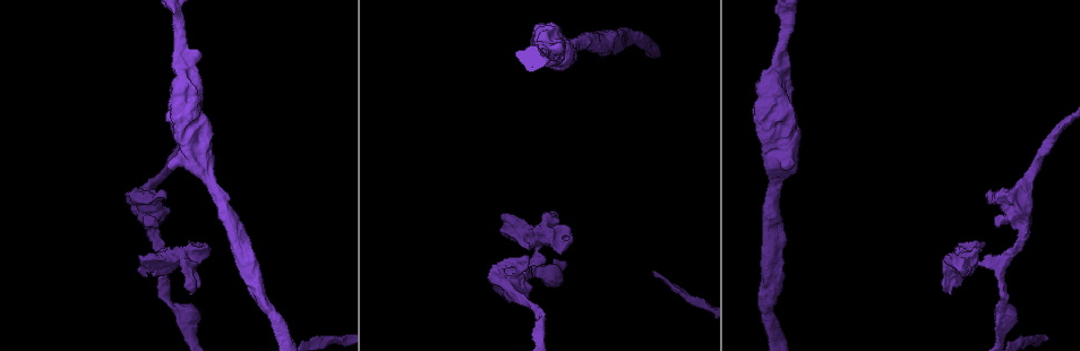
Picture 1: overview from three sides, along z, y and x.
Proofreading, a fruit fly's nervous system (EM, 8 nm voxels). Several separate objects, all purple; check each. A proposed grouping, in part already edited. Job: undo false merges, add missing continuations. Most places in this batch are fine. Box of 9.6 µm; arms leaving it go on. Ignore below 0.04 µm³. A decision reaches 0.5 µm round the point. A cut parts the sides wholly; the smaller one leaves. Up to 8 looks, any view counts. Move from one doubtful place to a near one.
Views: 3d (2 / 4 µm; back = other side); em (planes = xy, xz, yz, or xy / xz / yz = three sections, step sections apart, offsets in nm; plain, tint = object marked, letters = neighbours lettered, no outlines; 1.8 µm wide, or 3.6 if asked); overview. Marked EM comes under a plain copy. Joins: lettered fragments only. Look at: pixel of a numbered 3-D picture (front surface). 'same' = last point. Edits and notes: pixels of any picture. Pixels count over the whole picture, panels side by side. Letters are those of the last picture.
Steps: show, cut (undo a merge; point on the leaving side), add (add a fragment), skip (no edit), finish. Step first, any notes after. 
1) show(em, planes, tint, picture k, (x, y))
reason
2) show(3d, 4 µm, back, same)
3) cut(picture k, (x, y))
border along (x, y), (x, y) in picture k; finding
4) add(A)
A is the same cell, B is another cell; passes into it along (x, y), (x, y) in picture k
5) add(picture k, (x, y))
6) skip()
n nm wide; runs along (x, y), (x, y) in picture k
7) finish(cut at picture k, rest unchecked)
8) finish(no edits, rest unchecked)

show(em, 3.6 µm, xy, step 16, letters, picture 1, (507, 229))
free end

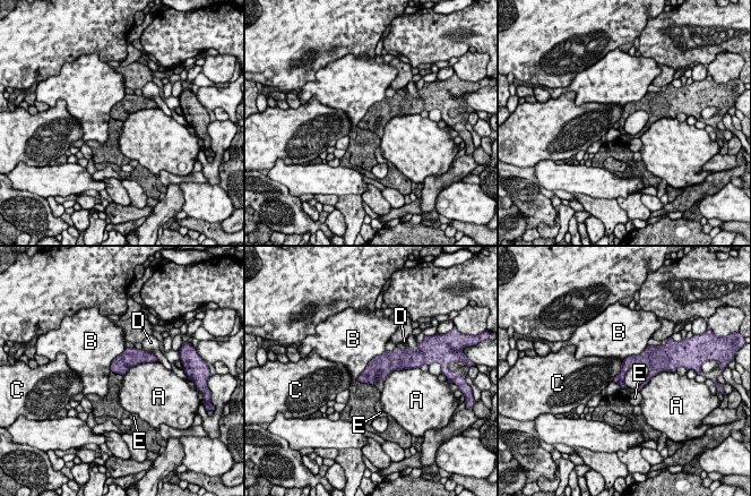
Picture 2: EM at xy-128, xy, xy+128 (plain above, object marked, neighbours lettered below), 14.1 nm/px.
show(em, 3.6 µm, planes, letters, same)

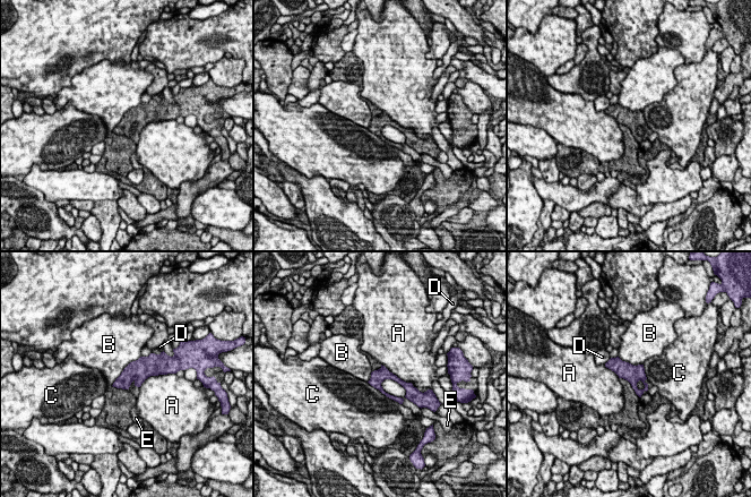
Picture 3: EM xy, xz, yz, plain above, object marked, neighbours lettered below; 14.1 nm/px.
skip()
A, B, C, D and E are other cells; border along (141, 356), (132, 360), (111, 385) in picture 3; no lettered fragment goes on from it

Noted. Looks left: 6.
show(em, planes, letters, picture 1, (177, 128))
free end

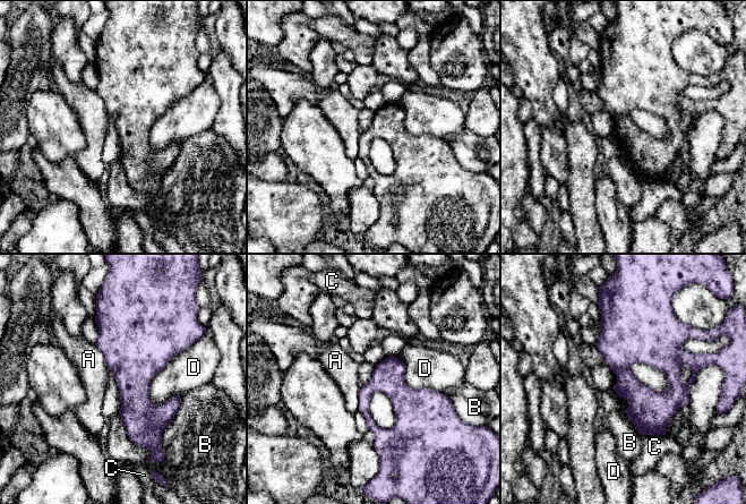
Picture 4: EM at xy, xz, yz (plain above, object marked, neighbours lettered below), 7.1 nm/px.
skip()
D touches over 500 nm; A, B, C and D are other cells; border along (95, 343), (103, 355), (108, 369) in picture 4; none of them fits

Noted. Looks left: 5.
finish(no edits, rest unchecked)

